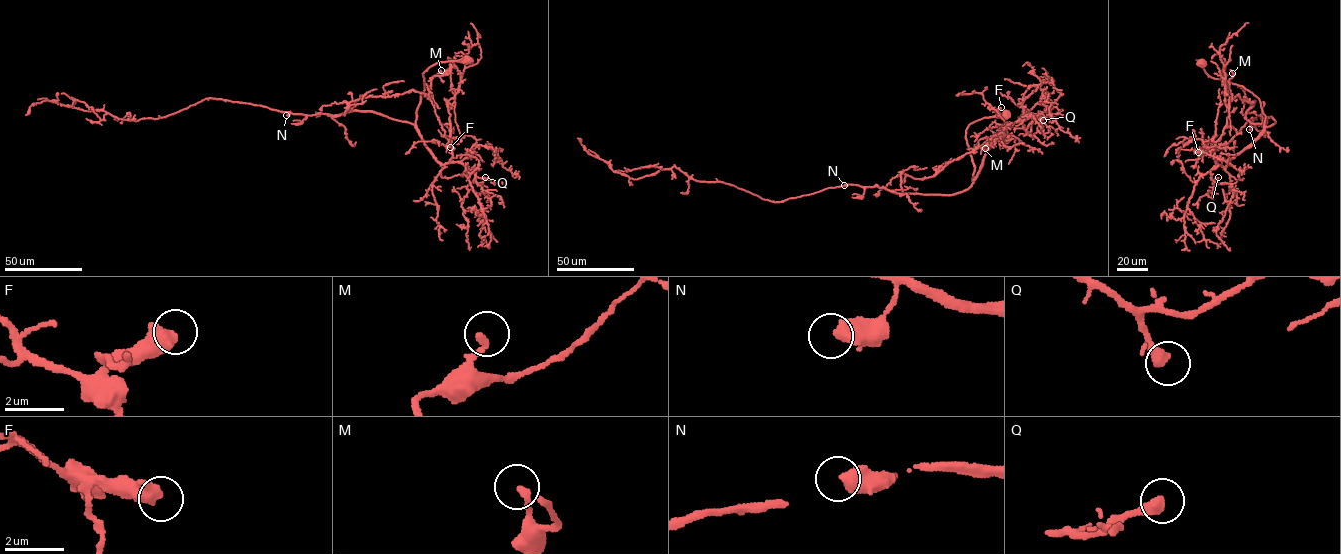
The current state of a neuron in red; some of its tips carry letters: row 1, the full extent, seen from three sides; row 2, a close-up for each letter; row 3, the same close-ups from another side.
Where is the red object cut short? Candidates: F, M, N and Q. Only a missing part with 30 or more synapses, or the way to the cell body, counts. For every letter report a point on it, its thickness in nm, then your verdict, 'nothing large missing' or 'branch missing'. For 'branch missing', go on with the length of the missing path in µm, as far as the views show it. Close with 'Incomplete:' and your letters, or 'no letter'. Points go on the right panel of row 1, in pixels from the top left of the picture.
F: place (1198, 152); calibre 550 nm; nothing large missing
M: place (1232, 73); calibre 240 nm; nothing large missing
N: place (1249, 129); calibre 550 nm; nothing large missing
Q: place (1218, 177); calibre 400 nm; branch missing; missing 25 µm
Incomplete: Q

